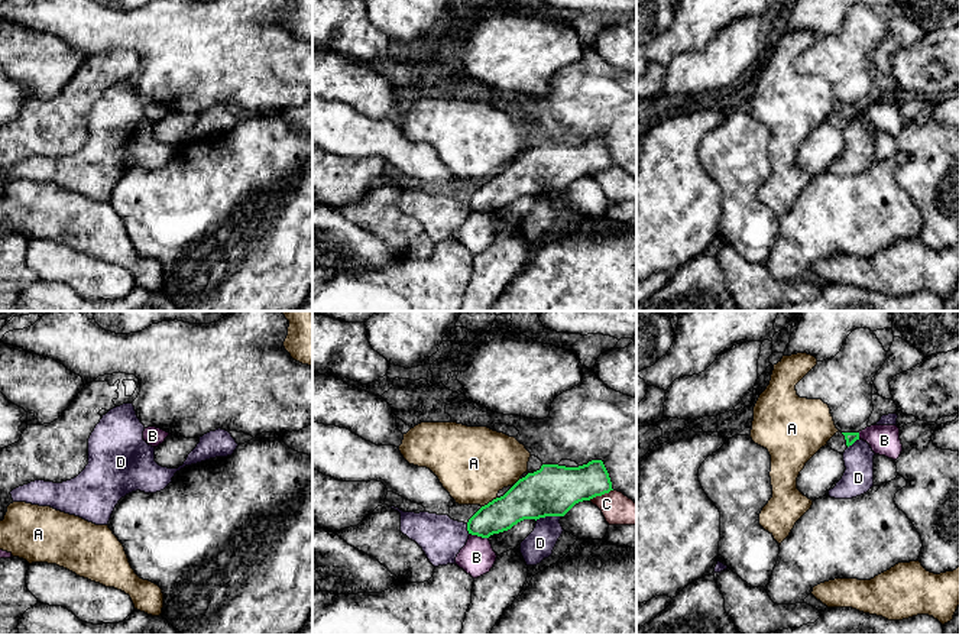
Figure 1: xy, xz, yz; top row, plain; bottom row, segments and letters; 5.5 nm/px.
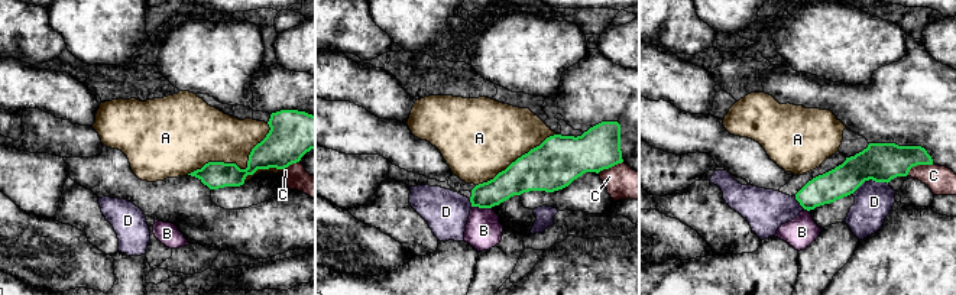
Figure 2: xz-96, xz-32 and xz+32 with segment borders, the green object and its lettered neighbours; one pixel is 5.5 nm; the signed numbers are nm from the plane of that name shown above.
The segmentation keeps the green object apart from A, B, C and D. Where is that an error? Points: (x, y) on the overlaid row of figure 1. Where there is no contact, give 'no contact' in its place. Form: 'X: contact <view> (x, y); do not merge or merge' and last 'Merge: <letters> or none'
A: contact xz (489, 502); do not merge
B: contact xz (479, 535); do not merge
C: contact xz (601, 495); do not merge
D: contact xz (547, 515); do not merge
Merge: none

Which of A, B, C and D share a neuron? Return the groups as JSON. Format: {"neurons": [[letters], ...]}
{"neurons": [["A"], ["B"], ["C"], ["D"]]}

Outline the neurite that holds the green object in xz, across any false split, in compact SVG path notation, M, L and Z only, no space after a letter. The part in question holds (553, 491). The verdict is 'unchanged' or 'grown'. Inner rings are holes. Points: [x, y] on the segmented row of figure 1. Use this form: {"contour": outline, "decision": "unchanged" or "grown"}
{"contour": "M602 460L579 467L542 464L503 496L482 506L467 522L472 535L489 538L524 519L564 516L576 503L609 493L612 482Z", "decision": "unchanged"}

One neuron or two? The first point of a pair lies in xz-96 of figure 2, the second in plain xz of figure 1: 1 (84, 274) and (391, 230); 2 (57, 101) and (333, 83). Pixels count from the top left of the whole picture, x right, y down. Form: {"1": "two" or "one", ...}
{"1": "two", "2": "one"}

